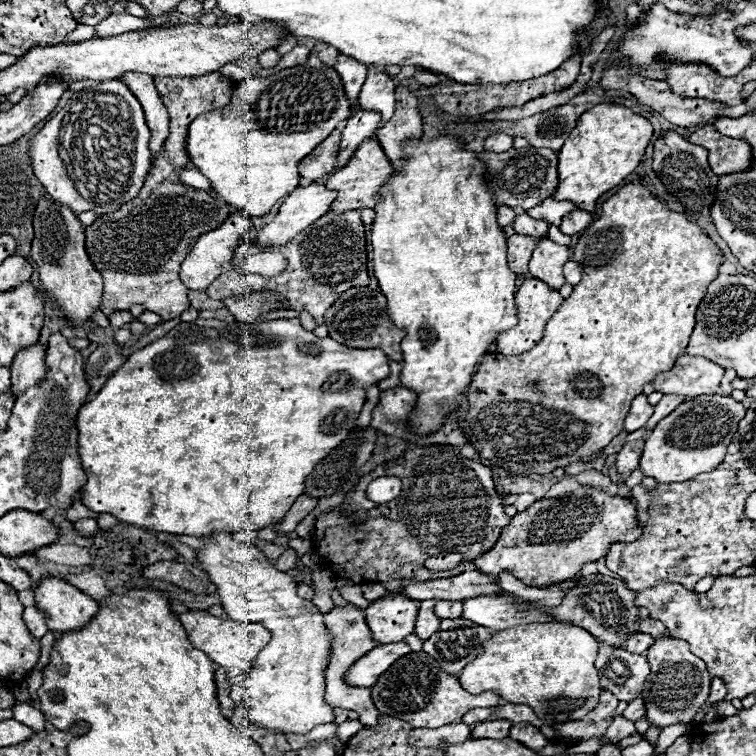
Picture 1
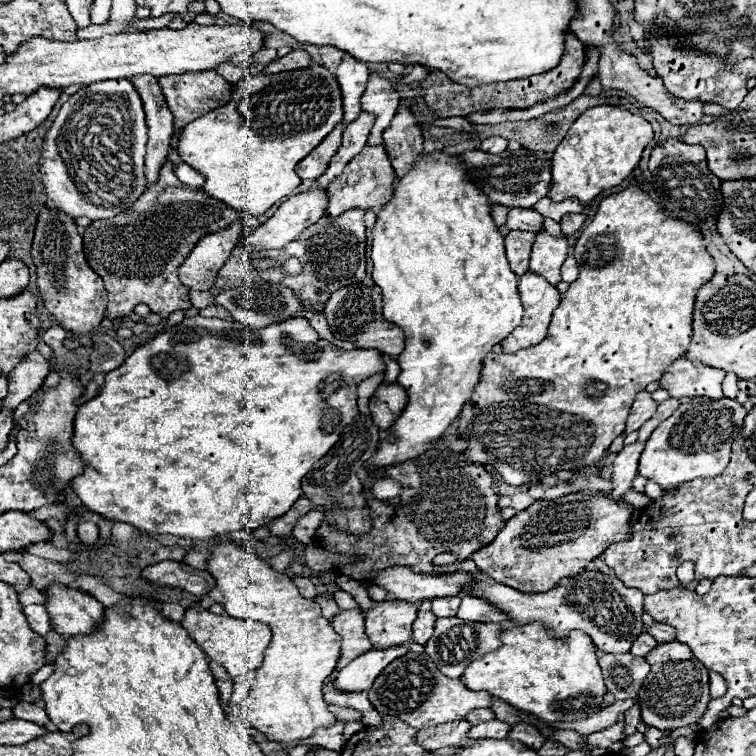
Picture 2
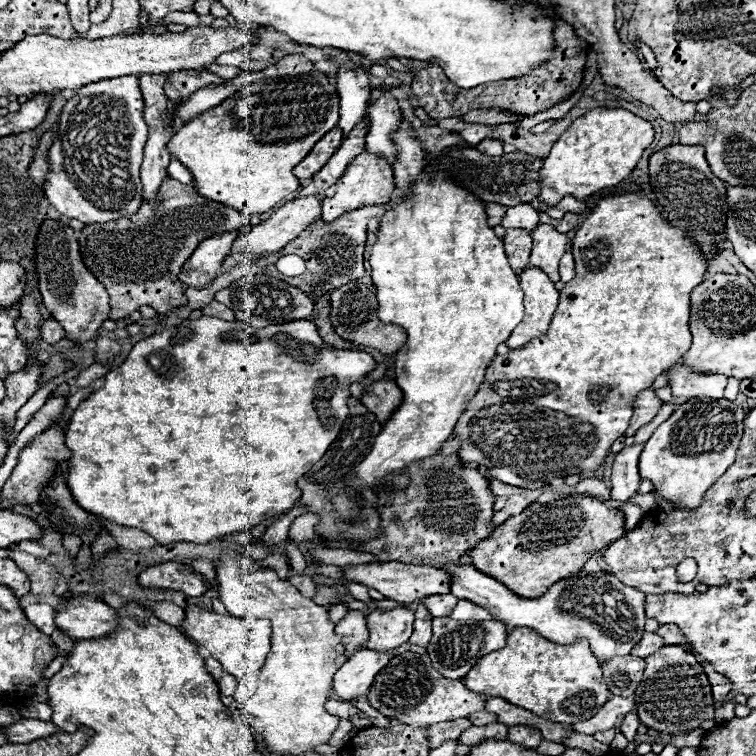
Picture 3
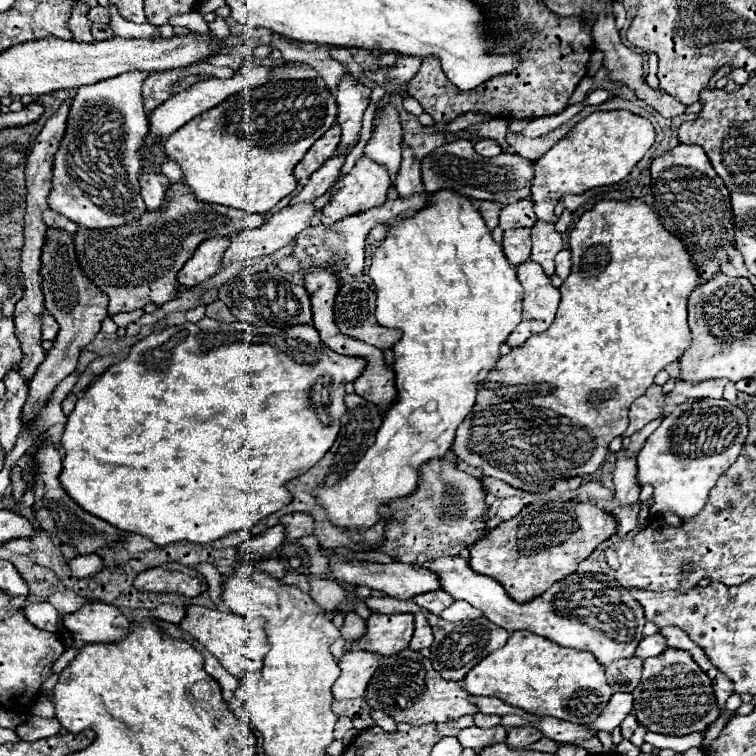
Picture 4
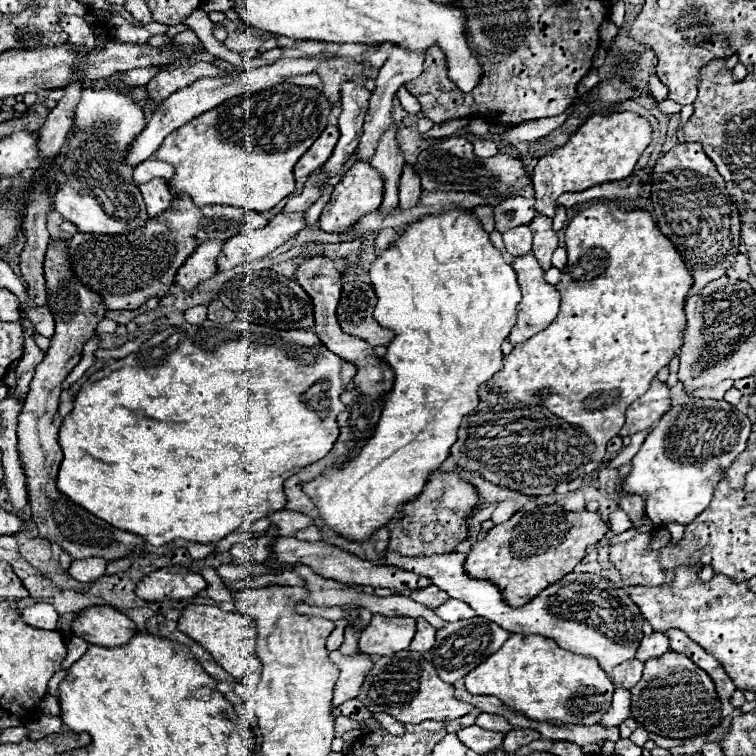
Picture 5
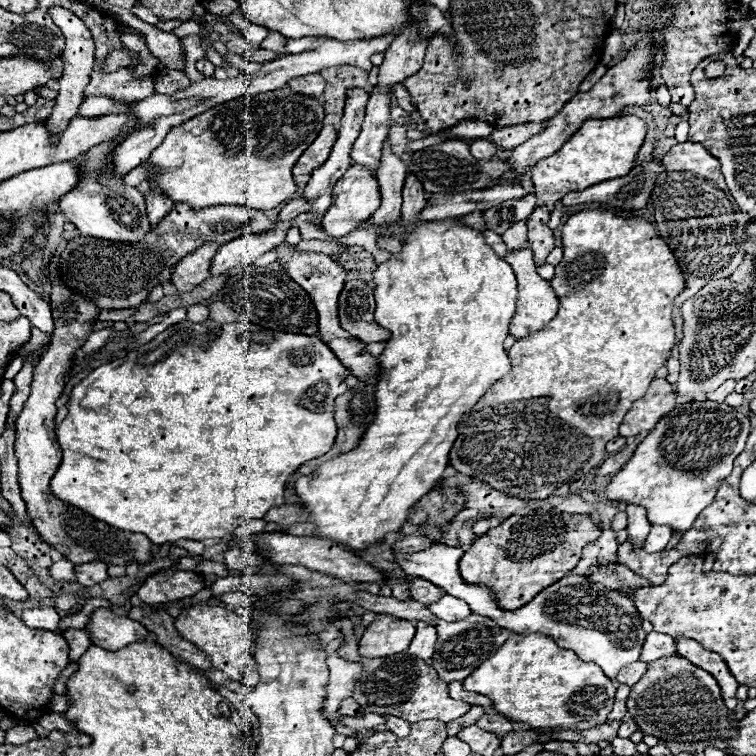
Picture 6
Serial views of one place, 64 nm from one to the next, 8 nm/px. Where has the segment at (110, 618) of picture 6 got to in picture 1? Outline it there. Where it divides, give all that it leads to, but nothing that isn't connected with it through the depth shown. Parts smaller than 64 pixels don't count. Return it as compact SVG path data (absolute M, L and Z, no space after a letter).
M48 578L34 586L36 606L44 610L46 624L54 632L84 628L98 612L98 602L64 580Z

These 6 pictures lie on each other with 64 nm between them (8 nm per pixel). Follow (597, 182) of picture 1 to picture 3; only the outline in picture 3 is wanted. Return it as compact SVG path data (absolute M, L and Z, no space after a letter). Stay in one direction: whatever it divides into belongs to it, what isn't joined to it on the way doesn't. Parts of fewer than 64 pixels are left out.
M594 108L586 112L560 136L550 154L542 160L538 202L554 206L566 194L584 200L602 188L616 186L636 168L642 152L652 144L652 140L652 124L624 108Z

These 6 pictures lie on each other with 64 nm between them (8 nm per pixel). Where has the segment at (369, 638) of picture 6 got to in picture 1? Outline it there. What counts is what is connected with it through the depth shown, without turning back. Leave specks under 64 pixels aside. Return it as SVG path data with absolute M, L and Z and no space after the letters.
M400 594L374 600L366 608L366 624L378 644L404 642L414 632L418 606L414 600Z

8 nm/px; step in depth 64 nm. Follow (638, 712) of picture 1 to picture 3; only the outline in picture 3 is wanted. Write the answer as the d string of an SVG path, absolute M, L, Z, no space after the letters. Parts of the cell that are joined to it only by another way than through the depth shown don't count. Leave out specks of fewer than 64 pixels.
M628 712L628 714L624 716L622 724L620 724L620 730L622 730L622 734L632 742L634 736L636 736L636 728L638 728L638 726L640 726L640 720L638 720L636 712Z

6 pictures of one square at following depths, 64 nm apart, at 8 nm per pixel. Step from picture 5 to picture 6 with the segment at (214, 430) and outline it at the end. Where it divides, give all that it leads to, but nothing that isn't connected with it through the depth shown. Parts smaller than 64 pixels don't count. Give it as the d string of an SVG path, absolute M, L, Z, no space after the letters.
M188 320L180 322L180 324L174 324L170 328L166 328L162 334L158 334L154 340L150 340L148 344L128 352L124 358L116 358L112 360L110 364L104 364L104 366L98 366L94 368L84 380L80 380L74 388L72 388L72 394L70 394L70 400L68 400L68 416L64 418L64 422L58 426L56 434L58 434L58 442L60 442L60 448L62 448L62 462L50 482L50 490L52 494L56 494L56 498L60 498L62 502L68 502L80 510L84 510L86 514L98 518L100 522L106 522L114 528L120 528L120 530L128 530L128 532L140 532L140 534L146 534L154 544L166 544L166 542L176 542L176 540L208 540L208 538L226 538L226 536L232 536L232 532L248 518L262 518L272 506L282 506L284 504L284 486L288 482L288 478L302 466L306 464L308 460L314 460L314 458L320 458L324 456L332 444L334 444L334 438L336 438L336 422L334 422L334 400L336 396L344 394L348 390L348 386L344 384L344 376L348 376L348 368L342 366L342 362L336 358L336 354L332 354L332 350L320 340L320 338L312 338L312 336L302 336L302 334L284 334L284 332L274 332L274 330L264 330L256 324L250 324L250 322L226 322L218 328L218 322L214 320L206 320L206 322L200 322L200 324L192 324Z

